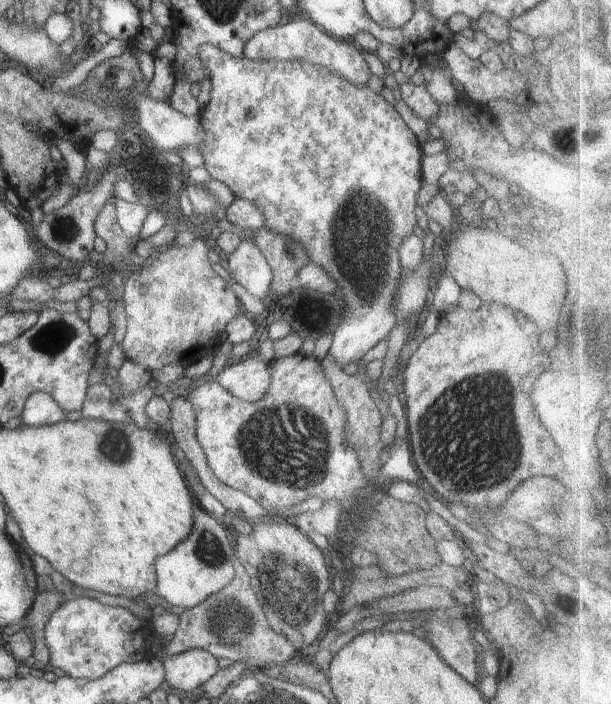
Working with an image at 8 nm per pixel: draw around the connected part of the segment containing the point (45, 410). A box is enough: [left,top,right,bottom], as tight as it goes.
[21,392,68,427]

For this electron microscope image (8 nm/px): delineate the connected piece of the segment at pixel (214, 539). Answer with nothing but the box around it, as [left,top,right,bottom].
[155,507,235,608]

